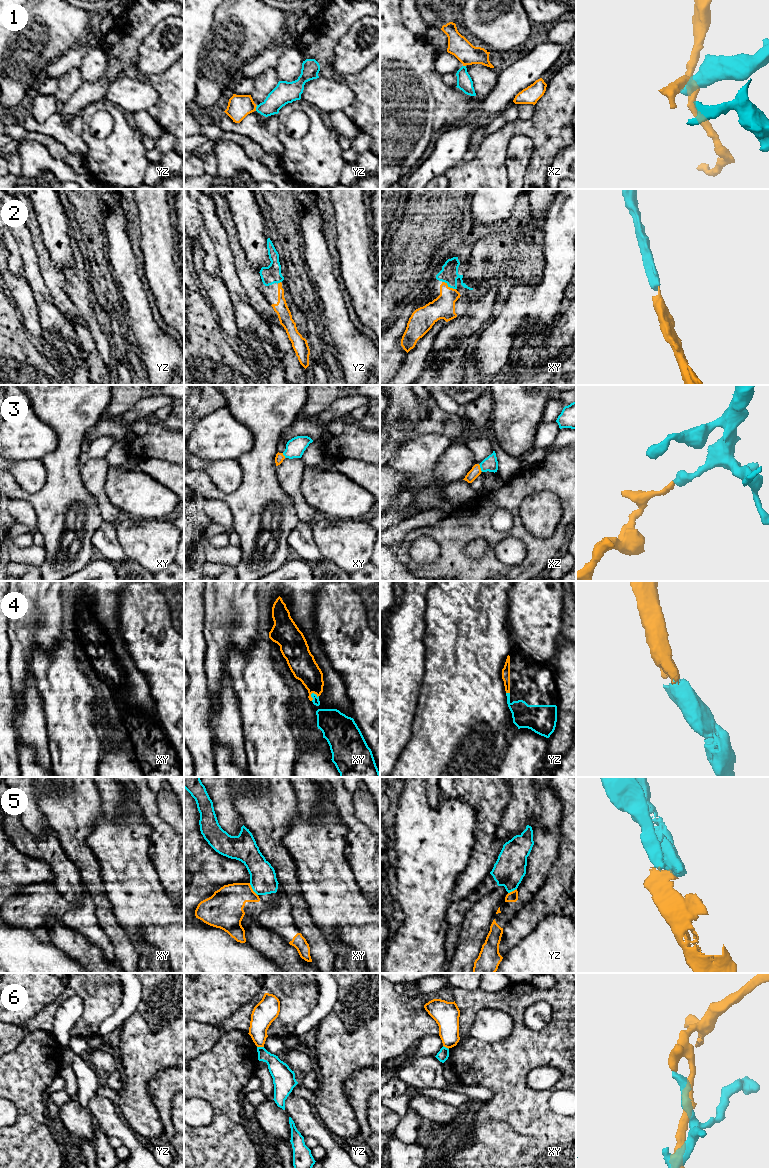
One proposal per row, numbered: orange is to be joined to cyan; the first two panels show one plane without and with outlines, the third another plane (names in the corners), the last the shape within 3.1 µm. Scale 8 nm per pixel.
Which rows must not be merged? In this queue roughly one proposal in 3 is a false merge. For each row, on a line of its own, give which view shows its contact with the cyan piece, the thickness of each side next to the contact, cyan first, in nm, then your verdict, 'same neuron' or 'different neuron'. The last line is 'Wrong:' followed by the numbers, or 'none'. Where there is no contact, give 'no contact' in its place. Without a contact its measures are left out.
1: contact in yz; calibres 170 and 190 nm; different neuron
2: contact in xy; calibres 140 and 190 nm; same neuron
3: contact in xz; calibres 120 and 80 nm; same neuron
4: contact in xy; calibres 50 and 200 nm; same neuron
5: contact in xy; calibres 220 and 280 nm; different neuron
6: contact in yz; calibres 160 and 180 nm; different neuron
Wrong: 1, 5, 6

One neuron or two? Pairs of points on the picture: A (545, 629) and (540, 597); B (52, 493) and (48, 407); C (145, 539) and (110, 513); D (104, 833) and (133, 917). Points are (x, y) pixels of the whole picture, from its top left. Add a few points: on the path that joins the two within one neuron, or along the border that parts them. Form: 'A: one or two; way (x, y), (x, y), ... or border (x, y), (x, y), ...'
A: one; way (540, 621), (540, 605)
B: one; way (65, 472), (65, 428)
C: two; border (117, 521), (114, 524)
D: one; way (127, 853), (138, 861), (134, 866), (134, 894)

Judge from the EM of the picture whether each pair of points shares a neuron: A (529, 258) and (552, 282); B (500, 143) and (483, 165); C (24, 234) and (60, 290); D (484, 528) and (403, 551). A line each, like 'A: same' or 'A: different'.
A: different
B: same
C: different
D: same

